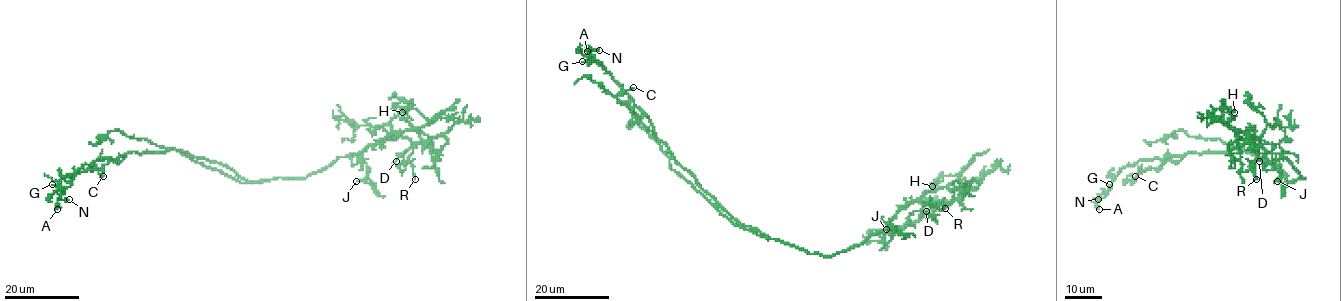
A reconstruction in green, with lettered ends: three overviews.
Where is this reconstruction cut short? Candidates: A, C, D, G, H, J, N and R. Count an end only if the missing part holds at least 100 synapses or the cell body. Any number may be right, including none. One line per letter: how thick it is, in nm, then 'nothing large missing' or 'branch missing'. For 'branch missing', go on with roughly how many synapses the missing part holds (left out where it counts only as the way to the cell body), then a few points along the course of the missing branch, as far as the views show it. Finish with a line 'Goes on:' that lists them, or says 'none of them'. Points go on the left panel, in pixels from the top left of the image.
A: 320 nm | nothing large missing
C: 160 nm | nothing large missing
D: 170 nm | nothing large missing
G: 150 nm | nothing large missing
H: 100 nm | nothing large missing
J: 180 nm | nothing large missing
N: 190 nm | nothing large missing
R: 190 nm | nothing large missing
Goes on: none of them

